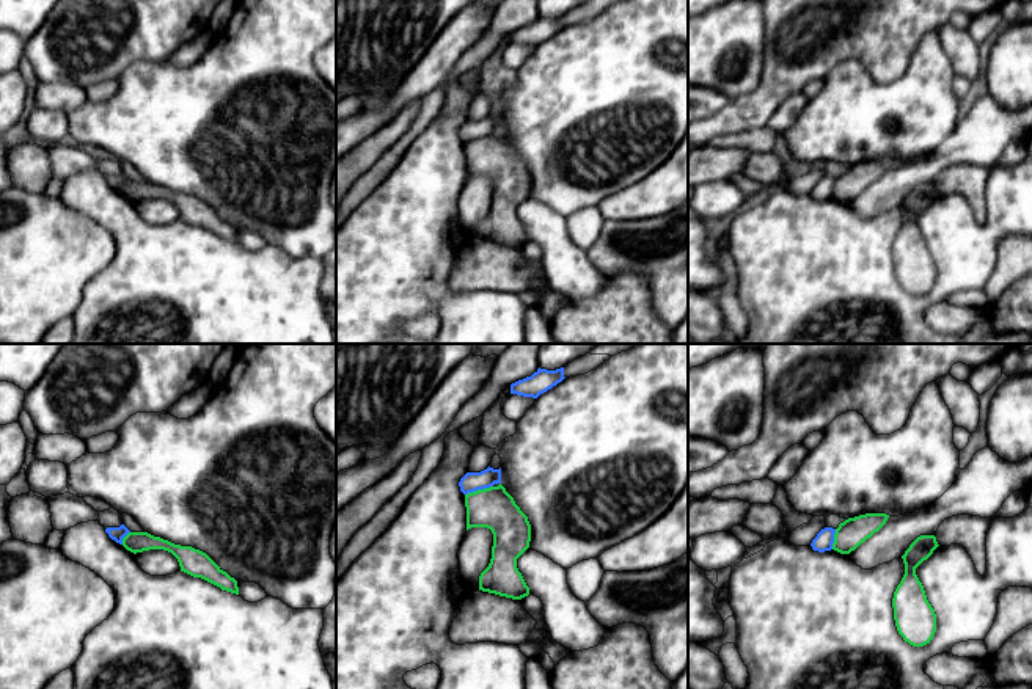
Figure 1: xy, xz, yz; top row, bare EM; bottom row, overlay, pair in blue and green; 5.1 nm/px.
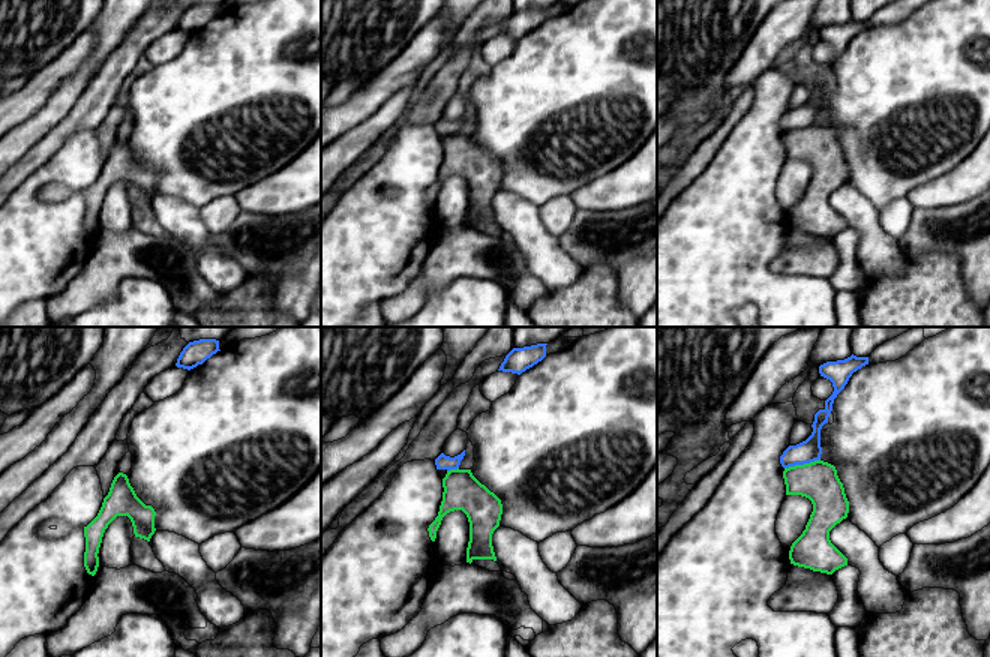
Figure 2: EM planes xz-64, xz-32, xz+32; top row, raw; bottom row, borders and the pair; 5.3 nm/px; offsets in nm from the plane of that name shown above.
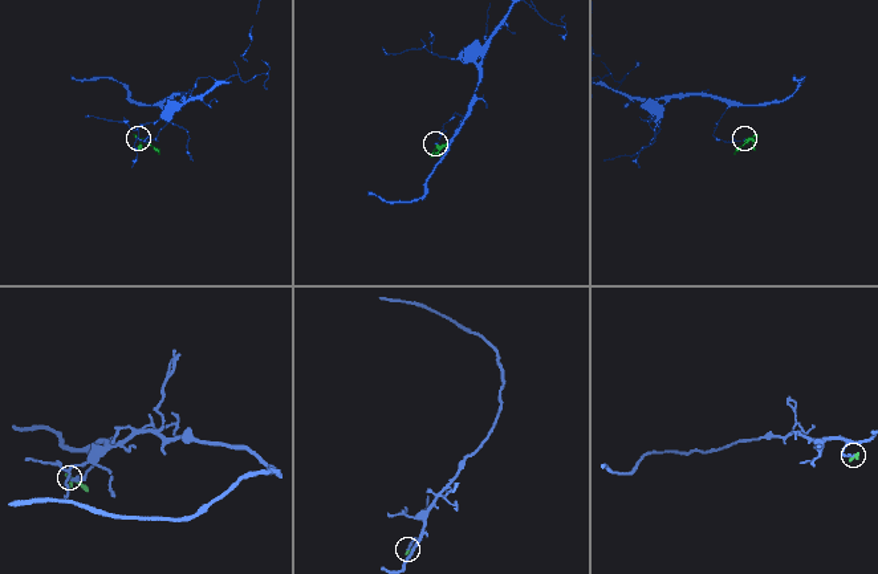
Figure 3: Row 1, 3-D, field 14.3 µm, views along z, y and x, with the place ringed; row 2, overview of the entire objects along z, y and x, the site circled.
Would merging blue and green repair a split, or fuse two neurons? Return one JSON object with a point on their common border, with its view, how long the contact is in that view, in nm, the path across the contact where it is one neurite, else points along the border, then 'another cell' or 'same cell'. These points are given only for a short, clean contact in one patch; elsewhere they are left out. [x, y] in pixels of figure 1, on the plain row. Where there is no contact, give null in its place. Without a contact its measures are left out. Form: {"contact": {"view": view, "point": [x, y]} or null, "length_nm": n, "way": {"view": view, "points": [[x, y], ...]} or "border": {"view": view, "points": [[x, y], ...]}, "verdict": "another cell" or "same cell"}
{"contact": {"view": "xz", "point": [478, 137]}, "length_nm": 150, "border": {"view": "xz", "points": [[492, 134], [465, 143]]}, "verdict": "another cell"}

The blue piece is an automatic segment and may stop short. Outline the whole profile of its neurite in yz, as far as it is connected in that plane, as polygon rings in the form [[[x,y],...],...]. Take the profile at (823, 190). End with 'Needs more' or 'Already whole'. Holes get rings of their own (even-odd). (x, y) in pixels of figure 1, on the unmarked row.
[[[833,176],[822,177],[811,191],[812,198],[818,201],[831,199],[834,191],[834,182],[836,177]]]. Already whole

